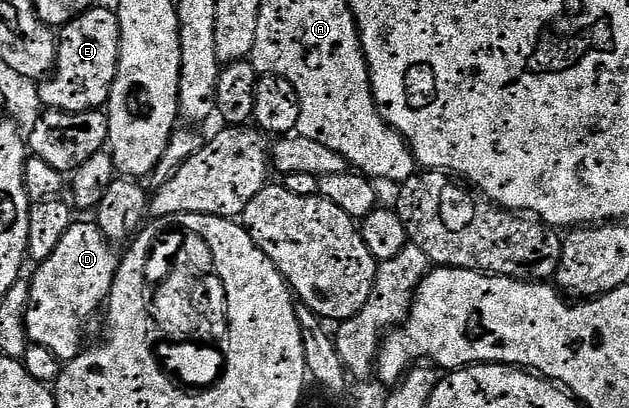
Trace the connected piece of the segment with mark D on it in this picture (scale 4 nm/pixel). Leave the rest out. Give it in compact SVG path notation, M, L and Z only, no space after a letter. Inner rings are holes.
M97 223L71 224L68 234L60 238L60 246L48 257L41 261L30 280L30 297L26 307L26 318L24 321L24 336L31 344L39 344L47 350L52 350L56 358L64 362L75 360L84 351L82 344L82 331L86 323L94 316L94 311L100 309L107 303L109 292L112 290L113 278L116 276L120 252L117 252L115 245L106 239L106 236L98 228Z

